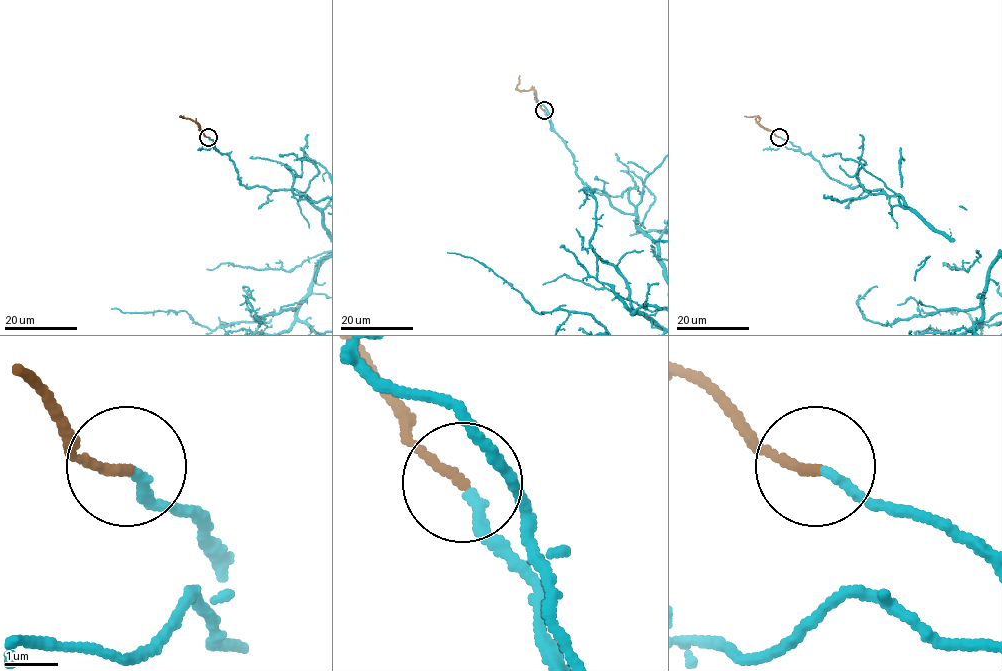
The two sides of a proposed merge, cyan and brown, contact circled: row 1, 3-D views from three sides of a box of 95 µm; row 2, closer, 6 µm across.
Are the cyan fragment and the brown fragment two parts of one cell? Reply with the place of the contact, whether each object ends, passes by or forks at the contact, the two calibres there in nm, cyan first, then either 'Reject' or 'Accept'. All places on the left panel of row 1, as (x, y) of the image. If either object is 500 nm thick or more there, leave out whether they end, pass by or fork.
Place: (208, 137). At the ring cyan ends. At the ring brown ends. Thickness 180 nm (cyan) against 190 nm. Accept

